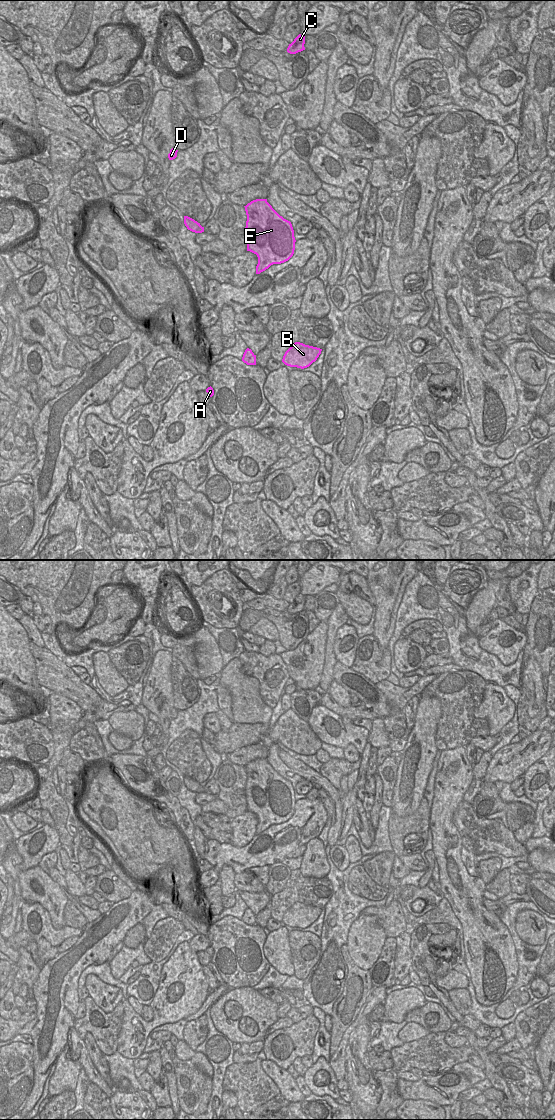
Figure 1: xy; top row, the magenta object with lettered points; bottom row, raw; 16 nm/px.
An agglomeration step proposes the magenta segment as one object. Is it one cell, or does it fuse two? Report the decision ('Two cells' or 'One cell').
One cell.

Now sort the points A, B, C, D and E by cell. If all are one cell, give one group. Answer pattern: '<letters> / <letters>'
A B C D E

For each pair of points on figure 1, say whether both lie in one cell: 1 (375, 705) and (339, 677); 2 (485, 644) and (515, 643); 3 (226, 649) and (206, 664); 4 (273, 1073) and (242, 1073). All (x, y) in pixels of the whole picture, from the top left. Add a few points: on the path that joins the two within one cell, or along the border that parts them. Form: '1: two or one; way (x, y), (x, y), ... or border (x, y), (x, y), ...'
1: one; way (365, 698), (359, 687), (349, 679)
2: one; way (492, 644), (508, 647)
3: two; border (210, 632), (218, 647), (223, 667)
4: two; border (261, 1060), (262, 1070), (278, 1088), (279, 1093)

